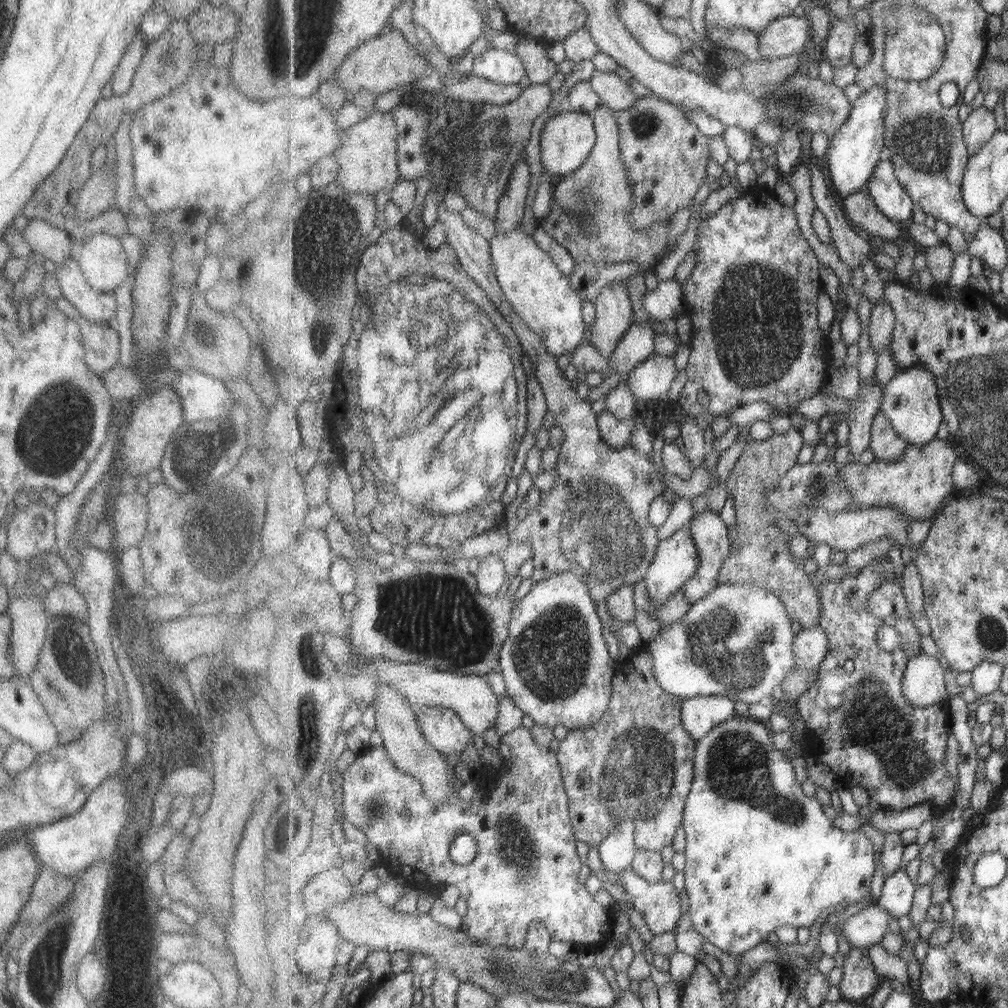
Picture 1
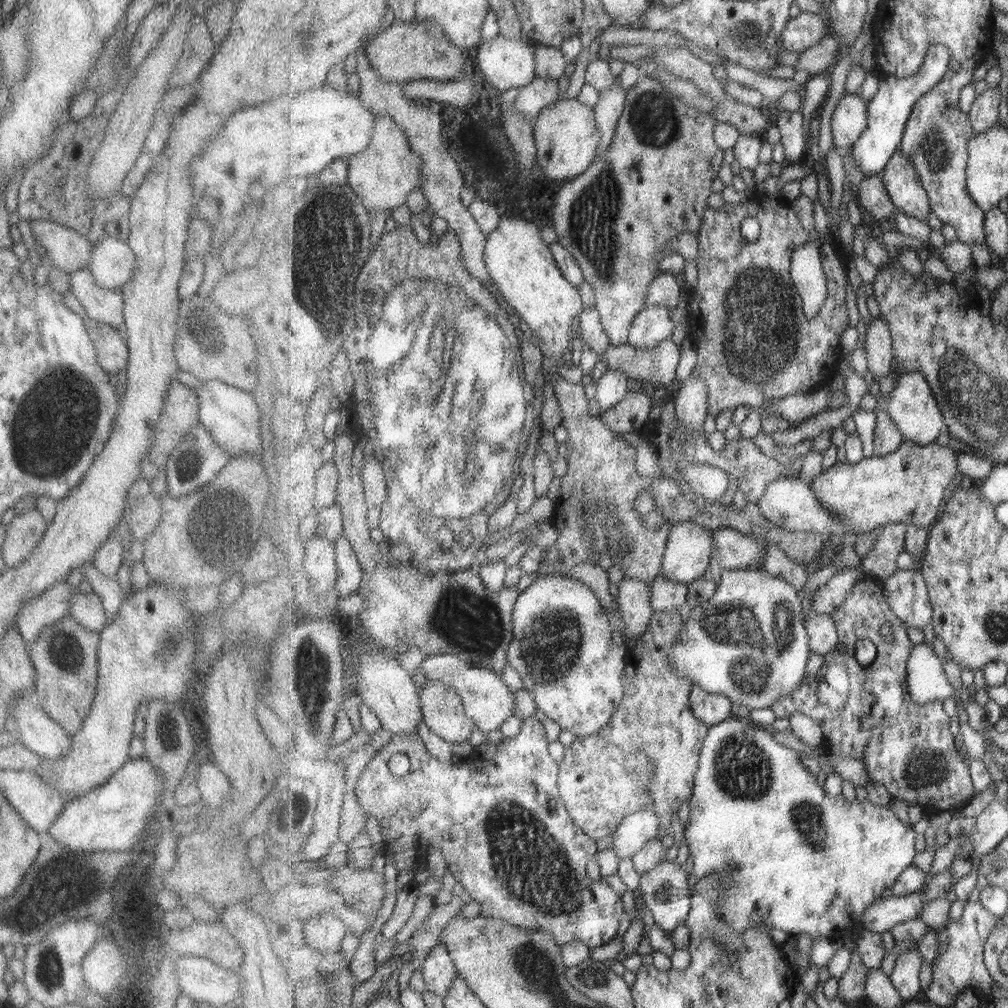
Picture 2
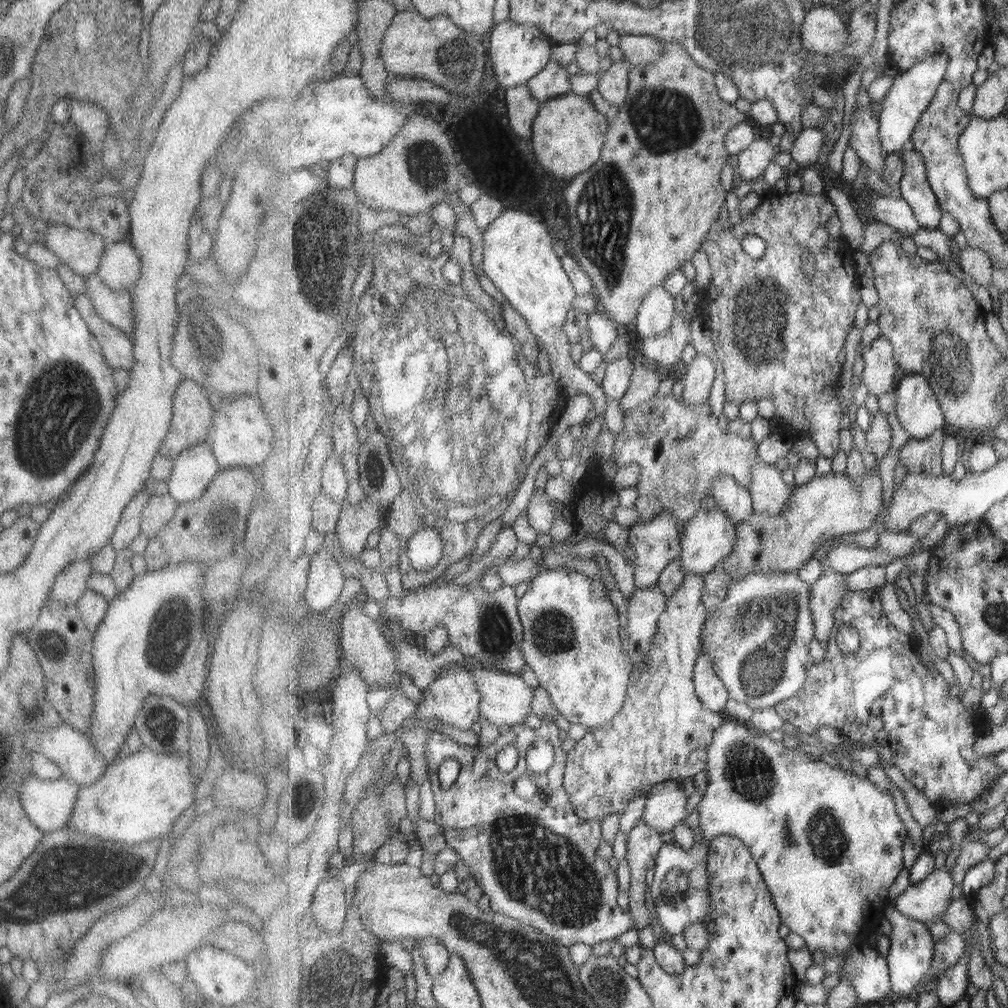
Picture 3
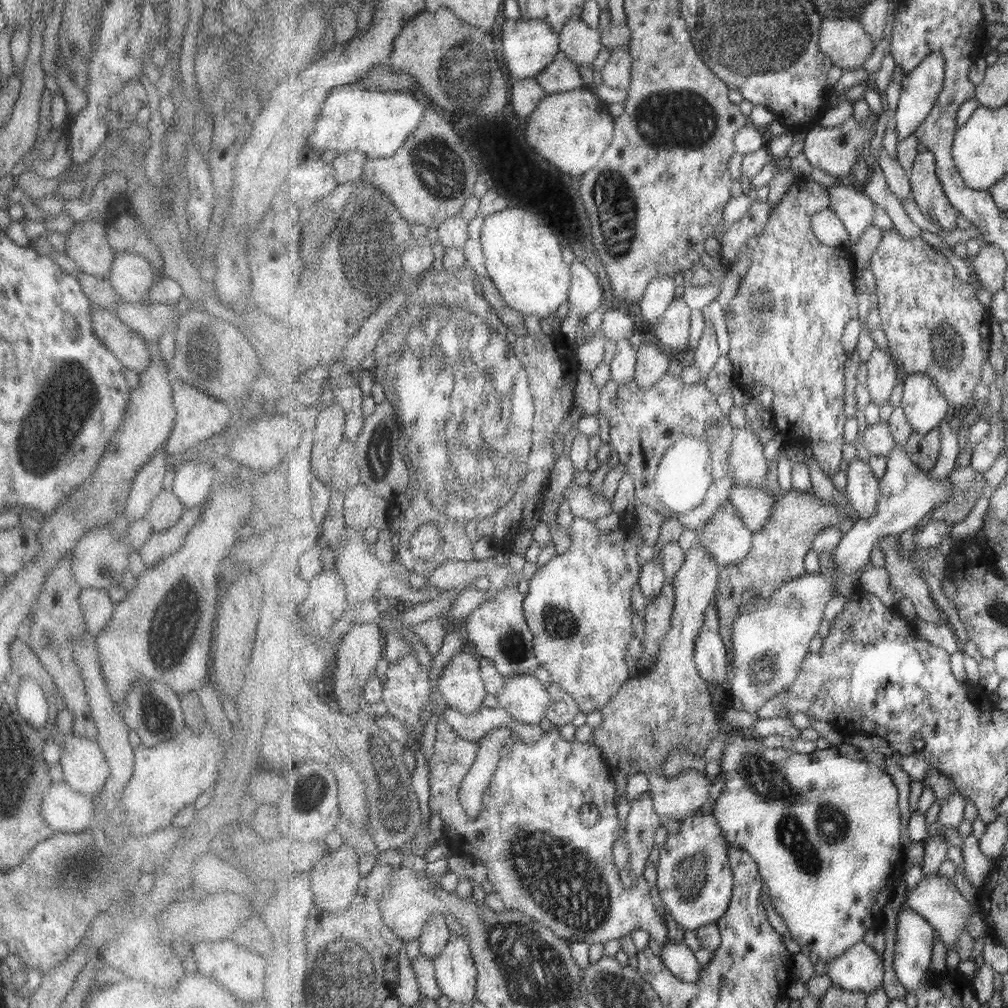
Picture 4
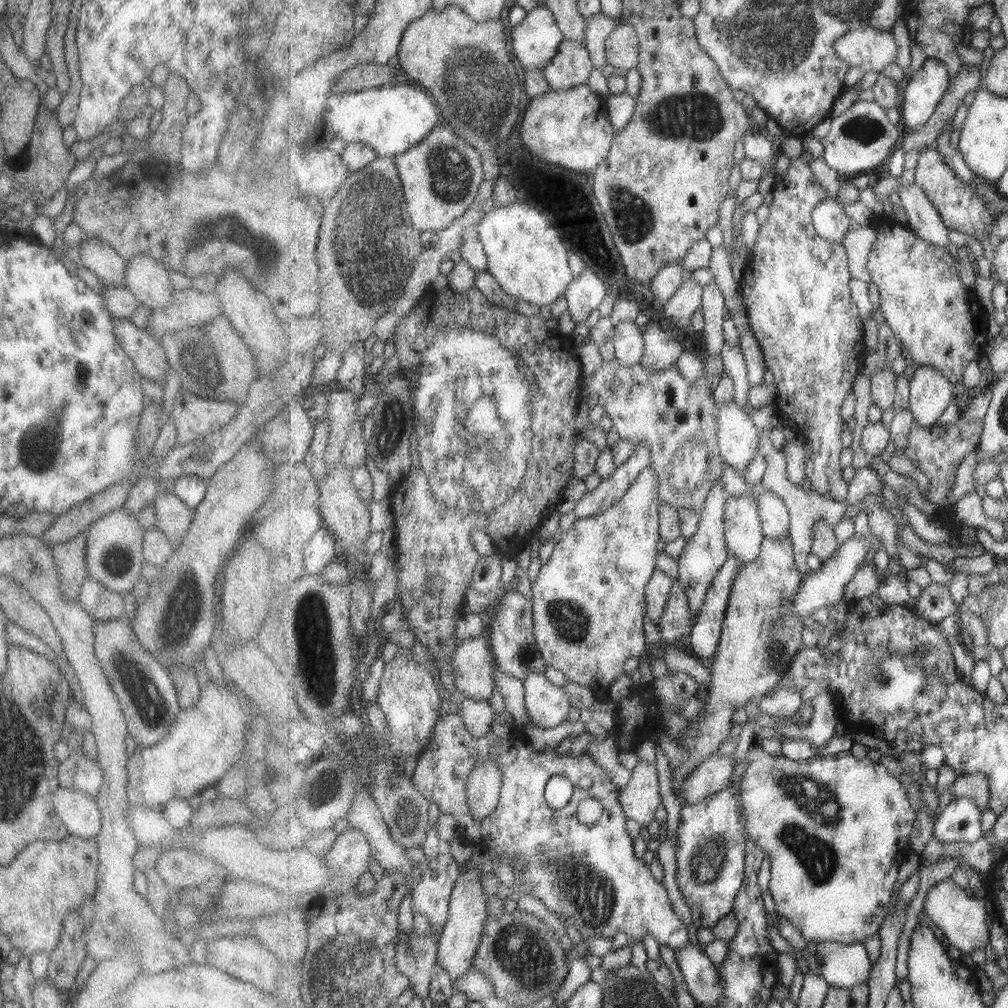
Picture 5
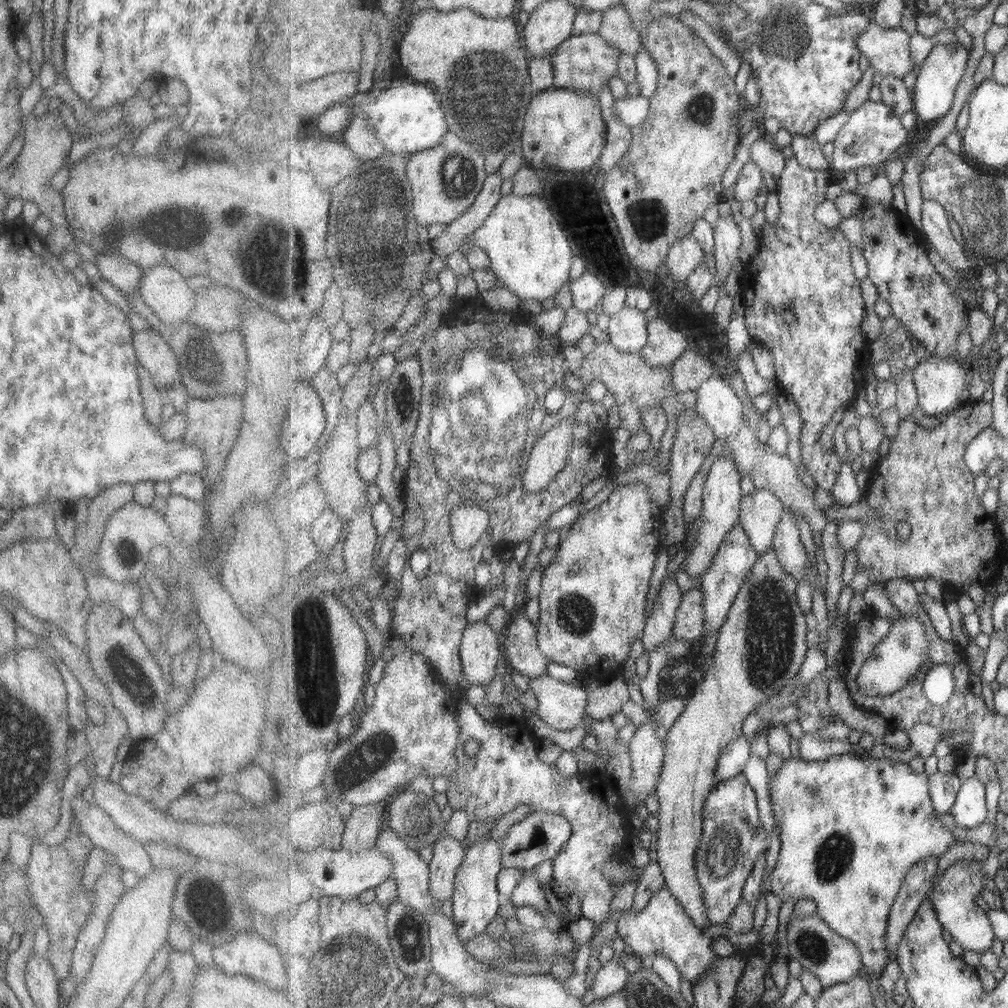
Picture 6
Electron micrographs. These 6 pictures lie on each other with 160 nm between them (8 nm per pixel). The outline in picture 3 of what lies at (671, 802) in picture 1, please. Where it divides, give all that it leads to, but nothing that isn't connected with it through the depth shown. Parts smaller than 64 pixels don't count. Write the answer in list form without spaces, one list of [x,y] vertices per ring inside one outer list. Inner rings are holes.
[[[703,574],[685,575],[681,588],[667,601],[666,612],[659,619],[659,632],[655,634],[654,645],[647,660],[634,664],[626,705],[621,713],[611,723],[587,731],[568,753],[564,788],[570,794],[571,802],[581,818],[589,822],[603,822],[609,814],[621,815],[633,802],[635,793],[643,794],[646,798],[655,786],[671,781],[682,784],[685,778],[693,778],[707,767],[708,750],[727,716],[703,707],[694,682],[695,664],[702,650],[704,622],[709,614],[702,599],[704,582]]]

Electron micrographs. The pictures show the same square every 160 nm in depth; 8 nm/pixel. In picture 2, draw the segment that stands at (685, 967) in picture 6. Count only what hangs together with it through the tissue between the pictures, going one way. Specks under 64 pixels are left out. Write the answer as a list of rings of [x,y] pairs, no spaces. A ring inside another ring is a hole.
[[[532,717],[523,720],[522,724],[523,726],[521,727],[521,732],[519,732],[519,734],[515,737],[505,738],[505,740],[501,742],[501,745],[498,747],[496,753],[493,754],[493,756],[489,756],[487,758],[485,758],[484,756],[482,756],[481,758],[471,758],[471,760],[467,760],[467,762],[459,761],[459,764],[457,765],[455,765],[455,763],[443,763],[437,758],[431,756],[431,754],[429,754],[429,750],[425,748],[425,744],[423,744],[423,740],[421,740],[416,732],[410,732],[410,734],[402,734],[401,736],[394,735],[392,736],[392,741],[387,746],[384,746],[365,767],[365,771],[362,772],[361,779],[359,779],[359,782],[357,783],[355,797],[366,815],[371,816],[371,818],[375,818],[375,820],[378,821],[379,826],[384,828],[384,831],[382,832],[382,836],[384,836],[383,842],[384,845],[388,847],[389,852],[398,853],[403,852],[404,850],[411,850],[411,848],[416,851],[420,846],[425,847],[429,851],[431,850],[431,846],[440,848],[441,853],[445,858],[446,866],[448,870],[453,874],[455,880],[457,880],[465,888],[465,892],[467,893],[467,895],[476,902],[479,902],[480,906],[482,907],[479,914],[480,916],[492,917],[497,920],[510,923],[513,926],[519,926],[521,929],[525,930],[540,930],[545,931],[546,933],[551,933],[555,937],[555,940],[558,942],[558,944],[561,946],[567,944],[568,942],[571,942],[572,940],[581,940],[581,942],[584,942],[592,949],[597,948],[597,946],[603,946],[603,944],[609,944],[613,939],[616,938],[616,934],[617,932],[619,932],[619,924],[621,924],[621,918],[625,916],[625,906],[623,906],[623,900],[621,900],[621,896],[617,896],[617,894],[609,887],[609,884],[607,884],[607,882],[605,881],[605,878],[601,878],[597,880],[597,882],[593,883],[593,880],[589,879],[589,876],[587,876],[587,864],[589,864],[589,862],[593,860],[593,856],[595,856],[595,844],[597,844],[597,840],[593,840],[591,838],[591,835],[587,834],[586,831],[583,830],[582,827],[574,821],[574,818],[570,815],[570,811],[567,810],[566,803],[564,802],[558,788],[559,772],[561,772],[560,763],[555,762],[555,760],[551,758],[551,754],[549,754],[549,742],[547,741],[547,738],[545,738],[545,734],[547,734],[547,732],[545,732],[543,724],[541,724],[541,721],[535,720],[535,718]],[[397,752],[406,754],[406,756],[410,760],[410,771],[406,774],[406,776],[403,776],[401,778],[395,776],[395,774],[391,774],[391,770],[389,770],[389,762],[391,762],[391,756],[393,756],[393,754],[397,754]],[[541,796],[547,796],[547,802],[540,802],[539,798],[541,798]],[[420,801],[422,801],[422,803],[419,803]],[[565,872],[567,872],[567,874],[565,874]]]

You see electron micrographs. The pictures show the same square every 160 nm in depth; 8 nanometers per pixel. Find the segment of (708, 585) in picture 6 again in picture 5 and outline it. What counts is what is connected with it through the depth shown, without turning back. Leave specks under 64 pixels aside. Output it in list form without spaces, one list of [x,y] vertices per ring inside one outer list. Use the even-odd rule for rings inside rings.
[[[729,553],[727,562],[711,583],[705,604],[692,627],[689,649],[707,663],[713,662],[719,649],[733,581],[736,579],[737,569],[744,564],[745,560]]]

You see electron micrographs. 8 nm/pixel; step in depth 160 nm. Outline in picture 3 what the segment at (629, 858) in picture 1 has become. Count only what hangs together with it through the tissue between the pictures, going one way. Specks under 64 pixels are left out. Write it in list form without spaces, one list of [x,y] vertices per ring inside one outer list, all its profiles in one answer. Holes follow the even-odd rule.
[[[676,781],[655,786],[646,797],[642,820],[661,833],[670,832],[685,818],[687,796],[683,796],[683,784]]]

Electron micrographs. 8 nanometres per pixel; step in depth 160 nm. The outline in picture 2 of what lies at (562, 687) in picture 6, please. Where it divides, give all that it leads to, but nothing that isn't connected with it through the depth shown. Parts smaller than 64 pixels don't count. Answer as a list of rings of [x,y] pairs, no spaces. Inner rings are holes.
[[[455,654],[427,657],[417,670],[423,670],[429,682],[443,682],[457,690],[459,696],[463,697],[467,717],[475,722],[483,734],[498,730],[507,718],[515,716],[515,706],[517,706],[515,691],[507,686],[502,674],[490,669],[475,667],[475,665],[465,662]]]

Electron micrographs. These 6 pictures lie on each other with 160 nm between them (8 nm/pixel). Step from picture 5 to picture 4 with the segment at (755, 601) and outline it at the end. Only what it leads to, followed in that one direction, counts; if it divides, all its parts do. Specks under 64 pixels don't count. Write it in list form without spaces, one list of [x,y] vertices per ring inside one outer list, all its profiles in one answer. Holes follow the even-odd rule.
[[[789,490],[781,492],[779,500],[774,504],[772,513],[769,515],[767,522],[758,530],[754,531],[754,545],[749,556],[744,561],[738,562],[734,567],[723,568],[720,572],[718,589],[716,592],[716,607],[720,618],[720,634],[727,646],[729,654],[729,674],[733,674],[733,658],[734,654],[734,620],[742,616],[742,608],[749,601],[754,601],[755,597],[771,596],[784,582],[795,577],[802,577],[808,574],[806,569],[806,556],[812,549],[812,544],[816,540],[816,536],[828,526],[839,527],[848,518],[856,523],[861,519],[858,513],[851,514],[844,511],[839,503],[833,501],[824,501],[817,493],[801,492]]]

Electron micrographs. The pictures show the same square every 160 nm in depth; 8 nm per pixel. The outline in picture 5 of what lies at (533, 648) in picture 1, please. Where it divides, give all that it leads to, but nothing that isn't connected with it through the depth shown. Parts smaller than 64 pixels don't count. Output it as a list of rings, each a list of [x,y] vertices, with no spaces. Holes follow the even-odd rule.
[[[648,466],[643,470],[638,480],[633,483],[627,494],[619,501],[619,504],[595,517],[577,519],[571,529],[561,531],[551,560],[547,564],[542,564],[538,576],[531,583],[534,602],[534,634],[538,648],[543,654],[543,659],[545,659],[547,665],[563,671],[570,681],[574,681],[583,687],[591,688],[597,682],[597,690],[601,690],[601,688],[609,689],[615,680],[625,673],[625,662],[631,656],[638,658],[641,654],[647,652],[645,624],[643,624],[645,622],[643,618],[647,614],[646,586],[651,577],[654,576],[654,570],[658,568],[655,564],[660,553],[657,544],[659,544],[659,540],[662,540],[660,535],[660,506],[662,501],[658,497],[659,483],[656,470],[652,466]]]

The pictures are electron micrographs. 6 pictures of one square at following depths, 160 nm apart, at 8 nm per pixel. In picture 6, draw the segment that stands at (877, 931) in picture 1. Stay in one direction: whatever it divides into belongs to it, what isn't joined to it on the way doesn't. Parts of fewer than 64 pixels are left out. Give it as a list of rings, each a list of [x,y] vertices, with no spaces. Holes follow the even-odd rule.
[[[991,850],[989,856],[982,861],[977,861],[975,857],[959,860],[942,873],[932,891],[931,899],[935,913],[939,915],[939,921],[951,934],[953,940],[965,950],[982,953],[989,951],[989,948],[995,944],[995,932],[987,915],[987,909],[979,900],[979,892],[983,890],[983,880],[993,877],[1001,868],[999,858],[999,852]]]

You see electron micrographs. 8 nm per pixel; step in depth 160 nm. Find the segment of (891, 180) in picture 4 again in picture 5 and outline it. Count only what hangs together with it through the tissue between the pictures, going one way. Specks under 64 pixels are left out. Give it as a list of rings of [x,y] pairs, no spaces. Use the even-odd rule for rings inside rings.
[[[900,180],[897,194],[908,215],[909,228],[915,230],[915,235],[930,245],[946,248],[951,243],[949,240],[951,229],[943,223],[937,207],[927,197],[925,190],[922,190],[921,186],[916,183],[905,185]]]

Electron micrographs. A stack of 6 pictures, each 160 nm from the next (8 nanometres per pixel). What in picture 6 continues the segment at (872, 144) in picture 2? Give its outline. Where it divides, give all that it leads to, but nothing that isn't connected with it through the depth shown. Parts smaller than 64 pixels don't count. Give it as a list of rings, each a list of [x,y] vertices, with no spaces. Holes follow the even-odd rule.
[[[959,43],[949,45],[936,44],[927,60],[920,66],[917,79],[914,86],[914,112],[923,120],[940,119],[950,112],[954,105],[954,100],[958,90],[959,83],[965,68],[967,68],[969,52],[965,46]]]

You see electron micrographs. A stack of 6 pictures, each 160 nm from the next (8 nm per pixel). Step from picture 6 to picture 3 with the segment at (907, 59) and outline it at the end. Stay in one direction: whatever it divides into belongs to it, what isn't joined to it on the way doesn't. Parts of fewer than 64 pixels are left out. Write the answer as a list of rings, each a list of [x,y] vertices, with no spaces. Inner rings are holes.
[[[827,6],[813,7],[803,24],[802,45],[810,52],[830,56],[843,50],[850,37],[849,25],[843,16]]]

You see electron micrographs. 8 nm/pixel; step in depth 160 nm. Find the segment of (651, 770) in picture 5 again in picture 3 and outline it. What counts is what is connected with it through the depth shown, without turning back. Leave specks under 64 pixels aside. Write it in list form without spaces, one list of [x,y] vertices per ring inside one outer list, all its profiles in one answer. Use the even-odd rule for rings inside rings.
[[[639,819],[627,839],[626,860],[631,870],[629,888],[629,911],[635,916],[637,930],[649,927],[649,914],[645,906],[647,872],[656,866],[656,857],[664,845],[663,836],[656,828],[651,828]]]

